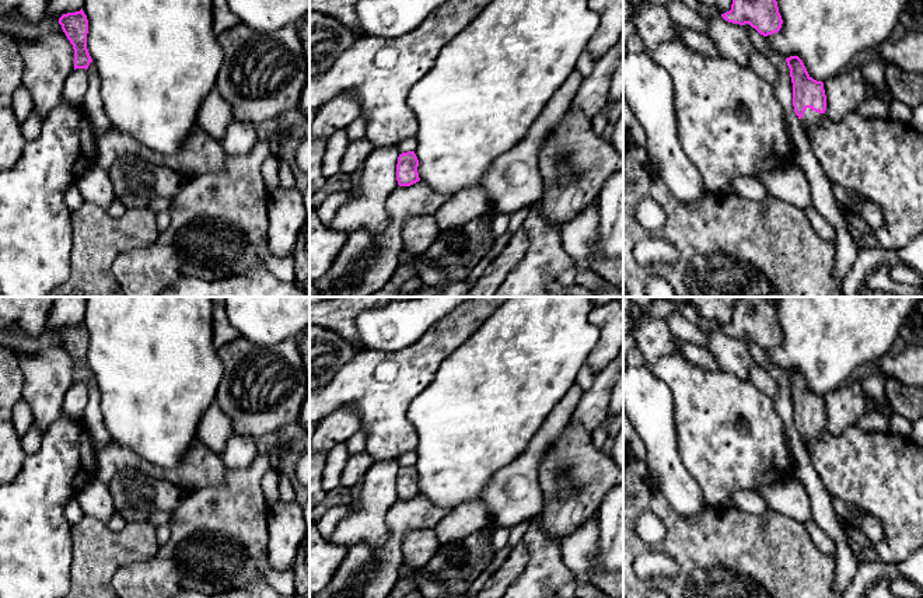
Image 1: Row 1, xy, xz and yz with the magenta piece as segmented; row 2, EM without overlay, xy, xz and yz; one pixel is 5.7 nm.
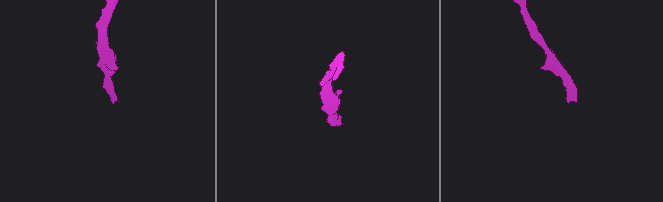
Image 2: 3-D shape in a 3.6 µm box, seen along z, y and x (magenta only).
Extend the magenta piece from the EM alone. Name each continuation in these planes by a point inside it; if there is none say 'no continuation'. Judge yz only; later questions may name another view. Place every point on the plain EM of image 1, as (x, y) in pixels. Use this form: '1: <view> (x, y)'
1: yz (811, 433)

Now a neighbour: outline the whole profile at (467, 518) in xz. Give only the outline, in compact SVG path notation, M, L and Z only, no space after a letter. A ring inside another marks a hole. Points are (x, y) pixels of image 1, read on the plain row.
M476 500L450 510L434 528L440 543L464 539L493 525L485 503Z

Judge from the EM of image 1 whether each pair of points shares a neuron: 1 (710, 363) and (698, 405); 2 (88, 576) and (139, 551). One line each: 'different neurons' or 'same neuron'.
1: different neurons
2: same neuron

